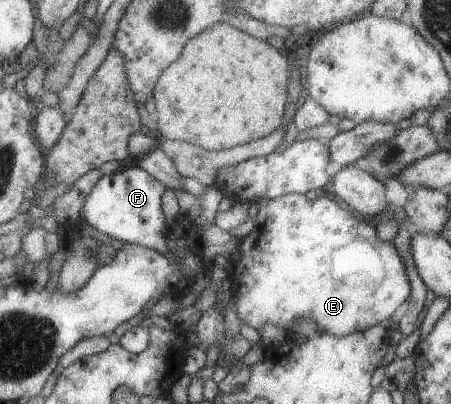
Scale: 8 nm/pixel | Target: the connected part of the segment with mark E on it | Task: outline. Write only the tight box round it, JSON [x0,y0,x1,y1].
[225,193,410,337]

